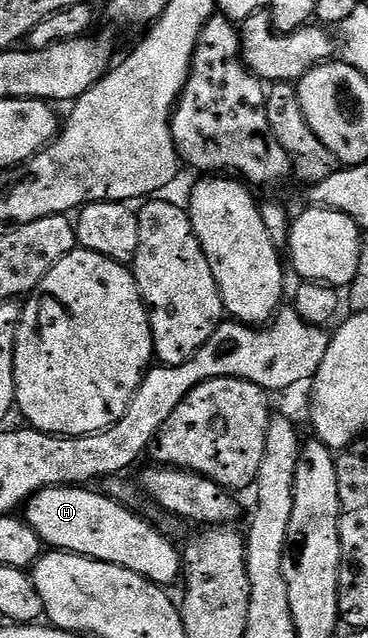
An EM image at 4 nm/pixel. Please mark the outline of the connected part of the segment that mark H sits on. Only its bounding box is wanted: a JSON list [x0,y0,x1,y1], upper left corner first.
[26,486,182,586]

